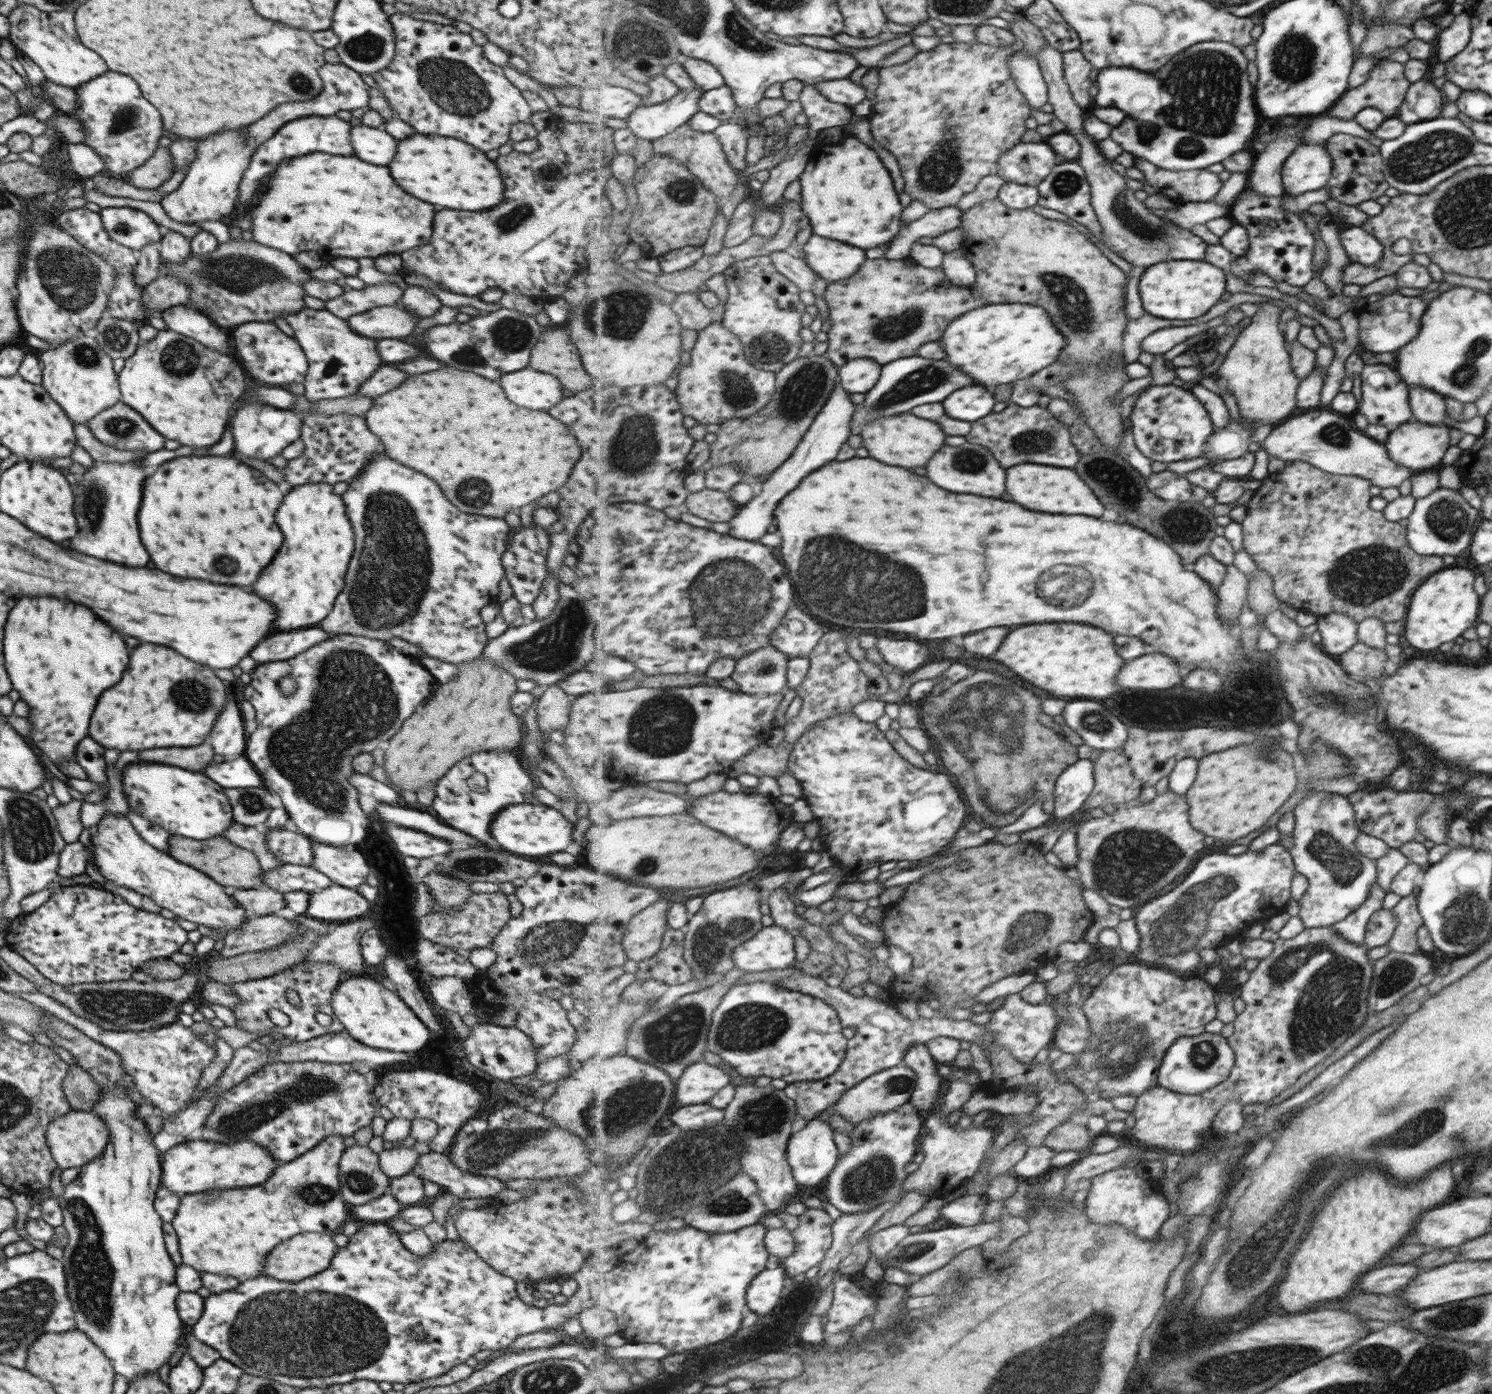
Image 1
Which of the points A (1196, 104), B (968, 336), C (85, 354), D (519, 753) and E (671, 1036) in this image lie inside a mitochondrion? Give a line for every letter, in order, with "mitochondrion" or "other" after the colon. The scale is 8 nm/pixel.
A: mitochondrion
B: other
C: mitochondrion
D: other
E: mitochondrion

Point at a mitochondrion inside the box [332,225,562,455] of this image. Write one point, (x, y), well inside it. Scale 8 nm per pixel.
(509, 335)

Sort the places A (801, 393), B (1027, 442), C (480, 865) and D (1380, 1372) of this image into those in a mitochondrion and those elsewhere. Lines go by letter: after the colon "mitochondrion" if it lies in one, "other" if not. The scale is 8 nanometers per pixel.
A: mitochondrion
B: mitochondrion
C: mitochondrion
D: mitochondrion

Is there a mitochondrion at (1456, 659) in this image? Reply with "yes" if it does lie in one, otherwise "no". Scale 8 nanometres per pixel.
no

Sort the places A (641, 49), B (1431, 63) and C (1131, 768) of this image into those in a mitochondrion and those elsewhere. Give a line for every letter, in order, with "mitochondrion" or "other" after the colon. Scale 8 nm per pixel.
A: mitochondrion
B: other
C: other

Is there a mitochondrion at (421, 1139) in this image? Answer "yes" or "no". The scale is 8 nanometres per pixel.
no

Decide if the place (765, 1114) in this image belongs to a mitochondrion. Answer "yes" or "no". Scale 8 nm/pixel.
yes

